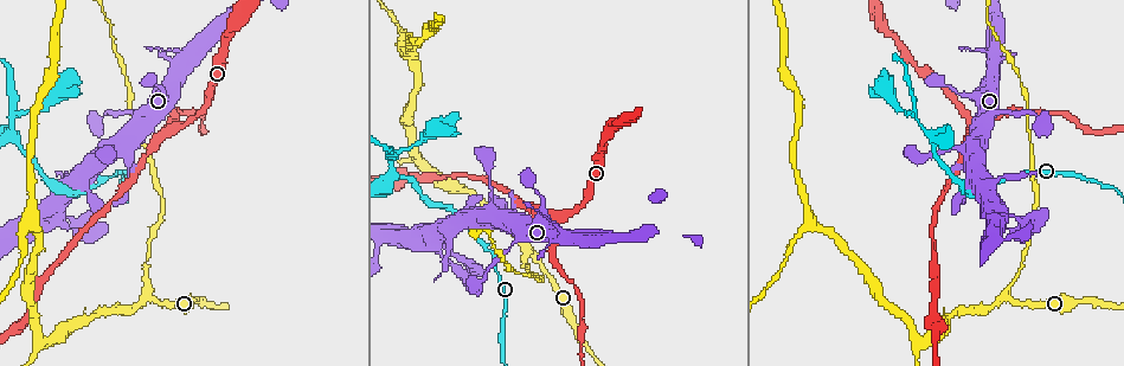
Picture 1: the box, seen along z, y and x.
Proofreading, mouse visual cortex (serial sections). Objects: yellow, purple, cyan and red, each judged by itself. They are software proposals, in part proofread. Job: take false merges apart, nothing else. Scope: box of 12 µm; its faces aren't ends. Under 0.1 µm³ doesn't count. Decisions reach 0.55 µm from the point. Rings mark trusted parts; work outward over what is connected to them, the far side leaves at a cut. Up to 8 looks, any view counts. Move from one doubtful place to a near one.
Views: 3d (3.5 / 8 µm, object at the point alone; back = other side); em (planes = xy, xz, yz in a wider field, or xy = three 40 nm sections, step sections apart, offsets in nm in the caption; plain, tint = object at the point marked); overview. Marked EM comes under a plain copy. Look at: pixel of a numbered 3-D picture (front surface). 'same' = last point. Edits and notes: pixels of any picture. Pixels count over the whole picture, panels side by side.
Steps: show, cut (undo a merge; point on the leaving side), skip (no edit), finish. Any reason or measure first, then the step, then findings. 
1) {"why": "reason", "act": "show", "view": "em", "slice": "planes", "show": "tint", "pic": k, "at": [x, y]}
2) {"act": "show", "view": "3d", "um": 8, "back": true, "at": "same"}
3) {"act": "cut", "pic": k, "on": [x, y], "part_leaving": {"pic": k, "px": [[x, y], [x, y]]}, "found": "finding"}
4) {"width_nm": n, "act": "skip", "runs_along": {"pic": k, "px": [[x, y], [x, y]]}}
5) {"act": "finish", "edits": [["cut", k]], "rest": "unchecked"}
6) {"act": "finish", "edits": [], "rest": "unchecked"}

{"why": "branch point", "act": "show", "view": "3d", "um": 3.5, "pic": 1, "at": [531, 249]}

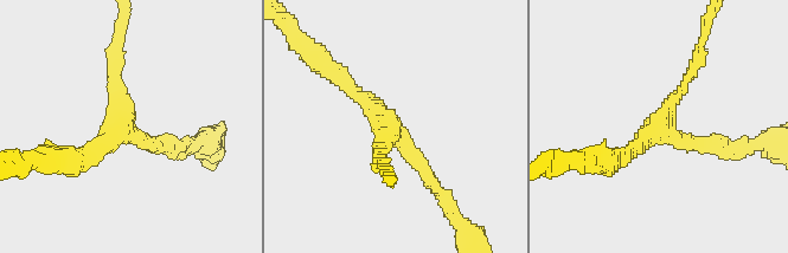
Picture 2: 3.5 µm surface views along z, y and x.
{"arms": 3, "arm_widths_nm": [150, 200, 200], "why": "shape alone is not enough", "act": "show", "view": "em", "slice": "planes", "show": "tint", "pic": 2, "at": [390, 128]}

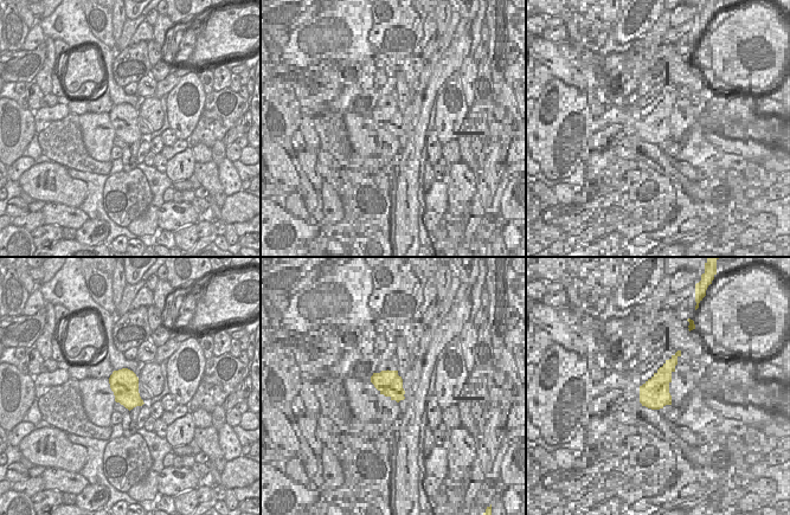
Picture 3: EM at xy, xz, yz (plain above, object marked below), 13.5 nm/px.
{"act": "skip", "runs_along": {"pic": 2, "px": [[435, 186], [377, 106], [340, 77]]}, "found": "continuous, no second cell"}

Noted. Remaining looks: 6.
{"why": "sudden change in width", "act": "show", "view": "3d", "um": 3.5, "pic": 1, "at": [127, 170]}

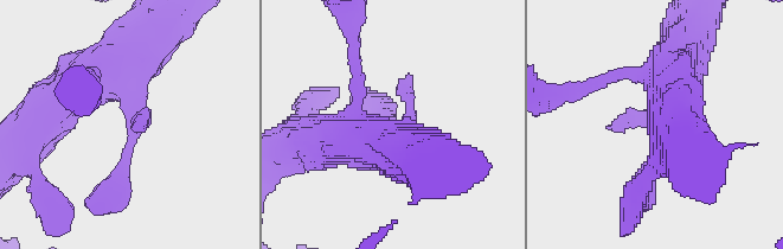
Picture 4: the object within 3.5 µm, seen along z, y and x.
{"act": "skip", "runs_along": {"pic": 4, "px": [[679, 59], [639, 195]]}, "found": "continuous, no second cell"}

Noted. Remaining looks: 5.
{"why": "branch point", "act": "show", "view": "3d", "um": 8, "back": true, "pic": 1, "at": [914, 112]}

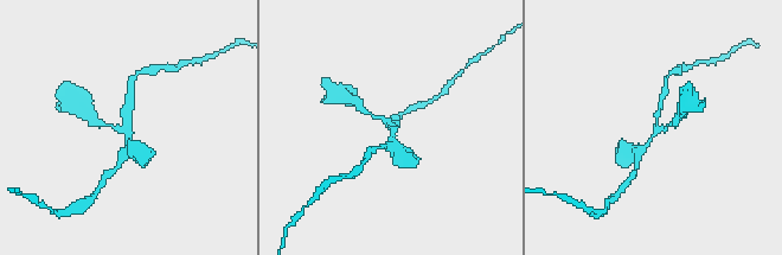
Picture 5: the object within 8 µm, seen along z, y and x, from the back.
{"act": "show", "view": "3d", "um": 3.5, "pic": 5, "at": [127, 128]}

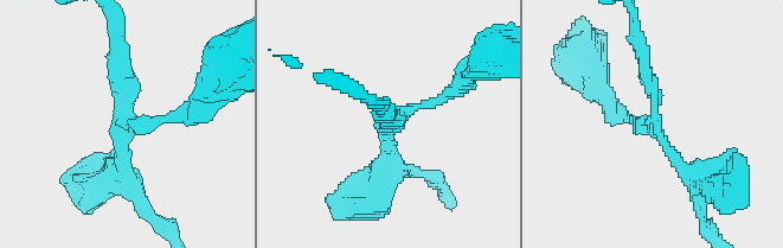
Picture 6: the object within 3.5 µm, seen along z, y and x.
{"arms": 3, "arm_widths_nm": [150, 200, 250], "act": "show", "view": "em", "slice": "planes", "show": "tint", "pic": 6, "at": [124, 125]}

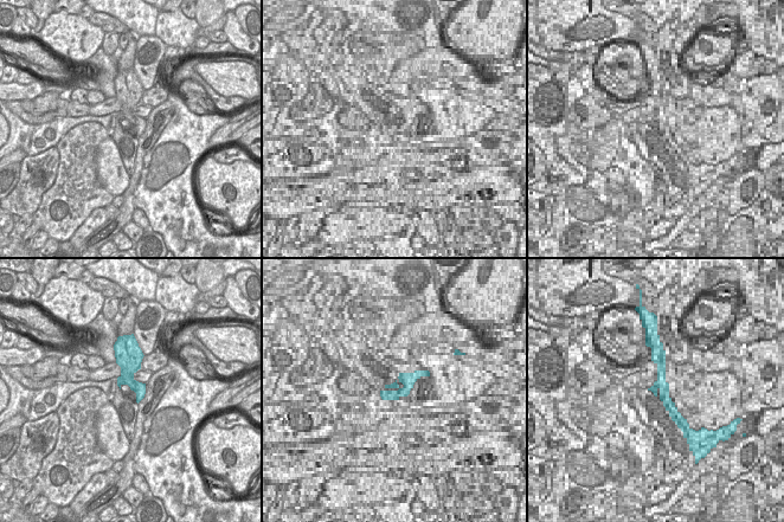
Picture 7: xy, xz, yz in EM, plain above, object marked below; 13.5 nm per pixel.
{"width_nm": 190, "act": "skip", "runs_along": {"pic": 6, "px": [[700, 186], [654, 121], [618, 118]]}, "found": "continuous, no second cell"}

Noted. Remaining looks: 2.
{"act": "finish", "edits": [], "rest": "unchecked"}

